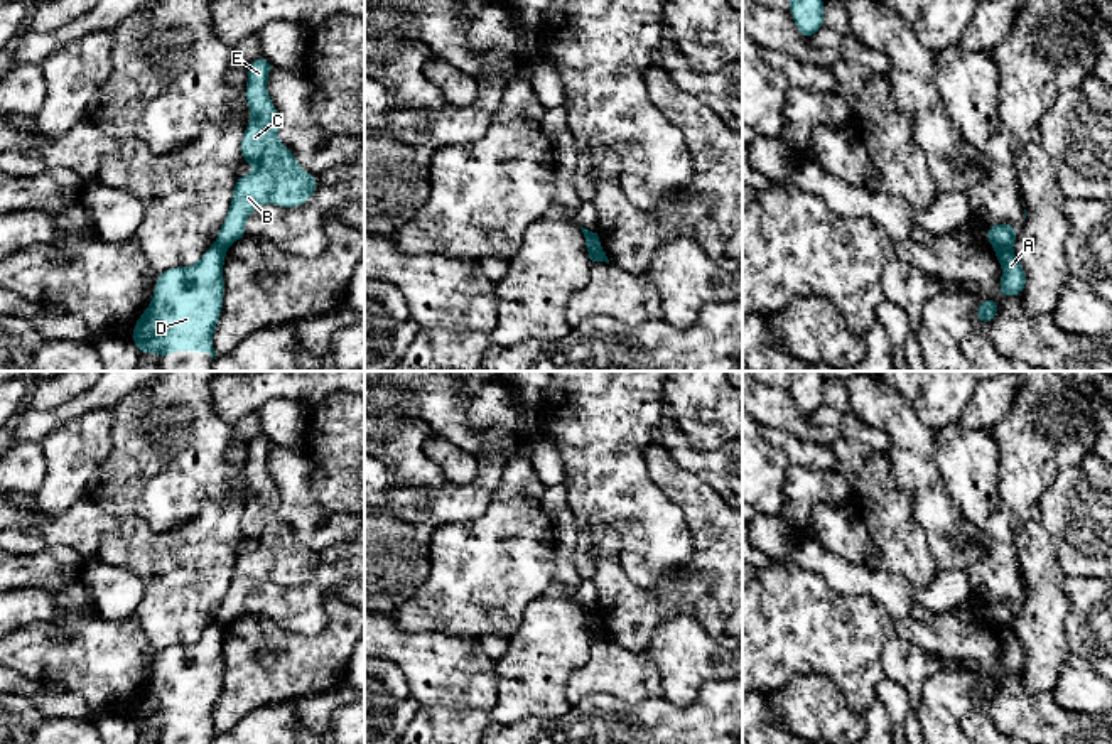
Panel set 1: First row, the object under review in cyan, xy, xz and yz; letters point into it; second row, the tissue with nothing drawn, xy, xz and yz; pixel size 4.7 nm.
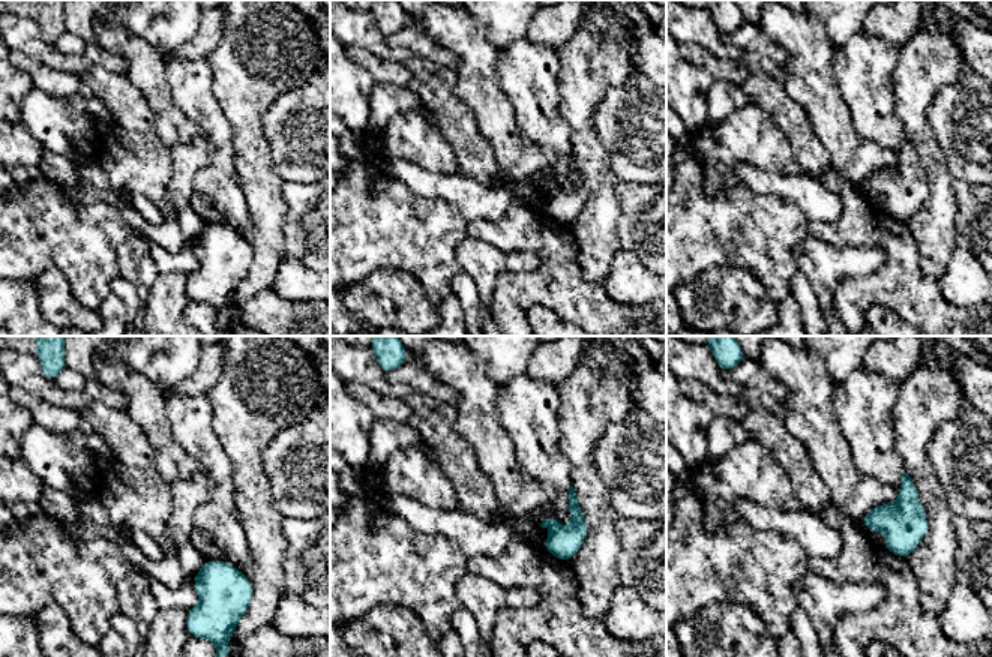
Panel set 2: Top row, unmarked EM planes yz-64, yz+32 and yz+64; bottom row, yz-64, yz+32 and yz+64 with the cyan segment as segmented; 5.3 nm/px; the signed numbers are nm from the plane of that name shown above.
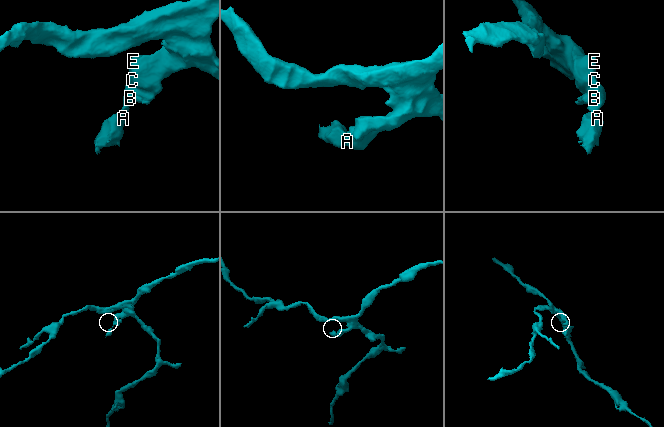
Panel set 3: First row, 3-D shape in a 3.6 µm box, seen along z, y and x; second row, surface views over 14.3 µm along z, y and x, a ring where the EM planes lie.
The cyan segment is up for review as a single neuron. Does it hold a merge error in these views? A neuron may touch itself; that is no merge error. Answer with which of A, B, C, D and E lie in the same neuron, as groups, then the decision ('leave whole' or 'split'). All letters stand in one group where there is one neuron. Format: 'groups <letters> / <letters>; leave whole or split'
groups A D / B C E; split

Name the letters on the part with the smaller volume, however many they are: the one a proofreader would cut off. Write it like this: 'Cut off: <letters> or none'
Cut off: A, D

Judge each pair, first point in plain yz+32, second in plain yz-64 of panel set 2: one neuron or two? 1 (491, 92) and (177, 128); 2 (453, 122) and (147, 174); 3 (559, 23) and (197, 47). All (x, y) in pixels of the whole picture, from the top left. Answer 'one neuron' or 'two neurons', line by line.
1: one neuron
2: one neuron
3: one neuron

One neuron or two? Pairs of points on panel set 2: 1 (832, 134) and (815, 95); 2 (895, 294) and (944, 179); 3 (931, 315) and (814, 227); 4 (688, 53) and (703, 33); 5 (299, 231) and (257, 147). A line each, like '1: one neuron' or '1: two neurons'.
1: one neuron
2: two neurons
3: one neuron
4: two neurons
5: two neurons

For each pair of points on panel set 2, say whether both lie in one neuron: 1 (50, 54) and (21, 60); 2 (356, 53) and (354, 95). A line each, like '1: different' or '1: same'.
1: different
2: different

